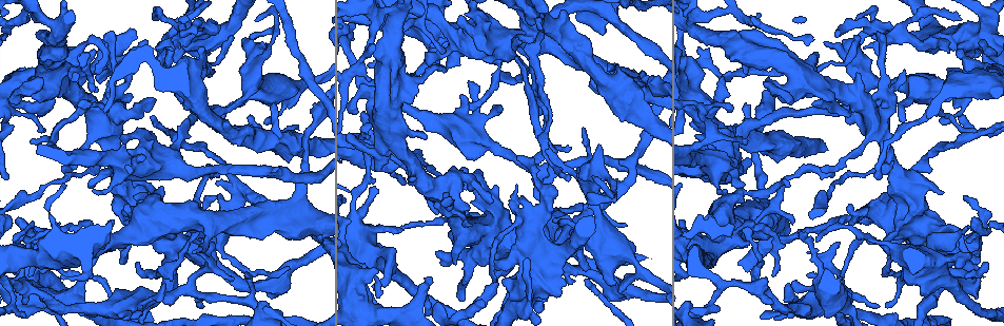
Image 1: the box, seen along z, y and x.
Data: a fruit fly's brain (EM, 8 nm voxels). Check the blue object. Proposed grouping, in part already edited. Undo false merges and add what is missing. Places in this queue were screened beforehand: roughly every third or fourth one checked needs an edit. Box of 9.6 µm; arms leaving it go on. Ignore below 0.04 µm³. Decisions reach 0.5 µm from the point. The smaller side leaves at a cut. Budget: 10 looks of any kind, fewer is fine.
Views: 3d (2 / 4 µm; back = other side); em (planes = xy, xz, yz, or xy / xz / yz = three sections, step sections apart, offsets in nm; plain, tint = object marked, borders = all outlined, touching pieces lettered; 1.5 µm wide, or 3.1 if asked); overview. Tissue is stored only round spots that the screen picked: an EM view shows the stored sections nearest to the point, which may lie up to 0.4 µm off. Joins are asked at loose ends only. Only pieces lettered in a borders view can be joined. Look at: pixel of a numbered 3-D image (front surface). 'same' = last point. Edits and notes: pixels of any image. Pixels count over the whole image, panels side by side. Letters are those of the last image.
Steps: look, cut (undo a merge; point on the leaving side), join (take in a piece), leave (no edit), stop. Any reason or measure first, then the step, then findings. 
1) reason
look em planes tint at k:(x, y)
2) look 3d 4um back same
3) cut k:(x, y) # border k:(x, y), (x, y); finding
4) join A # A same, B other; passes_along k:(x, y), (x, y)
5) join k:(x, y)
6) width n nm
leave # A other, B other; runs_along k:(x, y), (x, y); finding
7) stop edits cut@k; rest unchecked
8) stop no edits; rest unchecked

look 3d 4um back at 1:(450, 198)

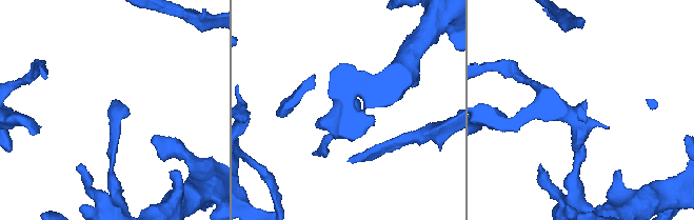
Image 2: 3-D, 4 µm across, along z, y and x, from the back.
need the tissue
look em planes borders at 2:(112, 101)

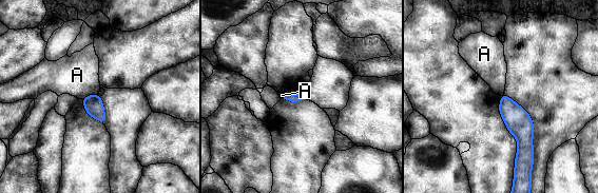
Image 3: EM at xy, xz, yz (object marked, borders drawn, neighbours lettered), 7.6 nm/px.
leave # A other; border 3:(97, 93), (81, 98); none of them fits

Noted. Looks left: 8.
end of a long branch
look em planes borders at 1:(856, 36)

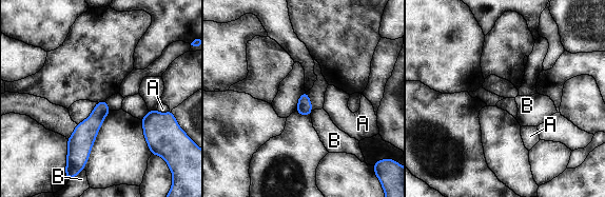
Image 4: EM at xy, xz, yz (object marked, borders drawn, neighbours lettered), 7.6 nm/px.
width 110 nm
leave # A other, B other; runs_along 4:(103, 103), (79, 144), (79, 162); no lettered piece goes on from it

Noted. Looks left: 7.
look em yz step 4 plain at 1:(444, 52)

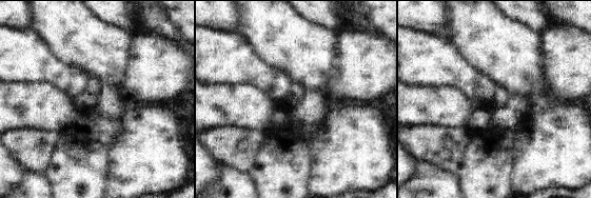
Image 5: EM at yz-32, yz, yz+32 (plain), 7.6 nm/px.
look em yz step 4 borders same

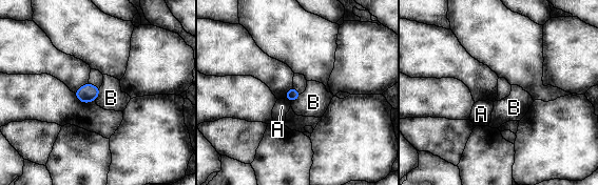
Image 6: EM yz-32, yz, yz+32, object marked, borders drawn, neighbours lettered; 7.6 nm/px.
longest_contact B 110 nm
leave # A other, B other; no lettered piece goes on from it

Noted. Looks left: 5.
end of a long branch
look 3d 2um at 1:(890, 303)

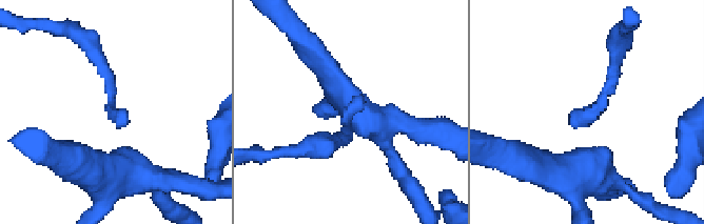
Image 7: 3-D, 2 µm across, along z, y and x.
look em xy step 4 borders at 7:(582, 118)

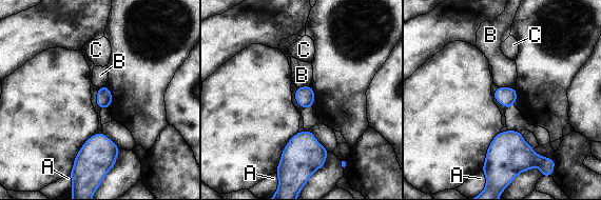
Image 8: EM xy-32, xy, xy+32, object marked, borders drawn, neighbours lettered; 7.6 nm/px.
leave # A other, B other, C other; no lettered piece goes on from it

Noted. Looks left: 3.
stop no edits; rest unchecked

